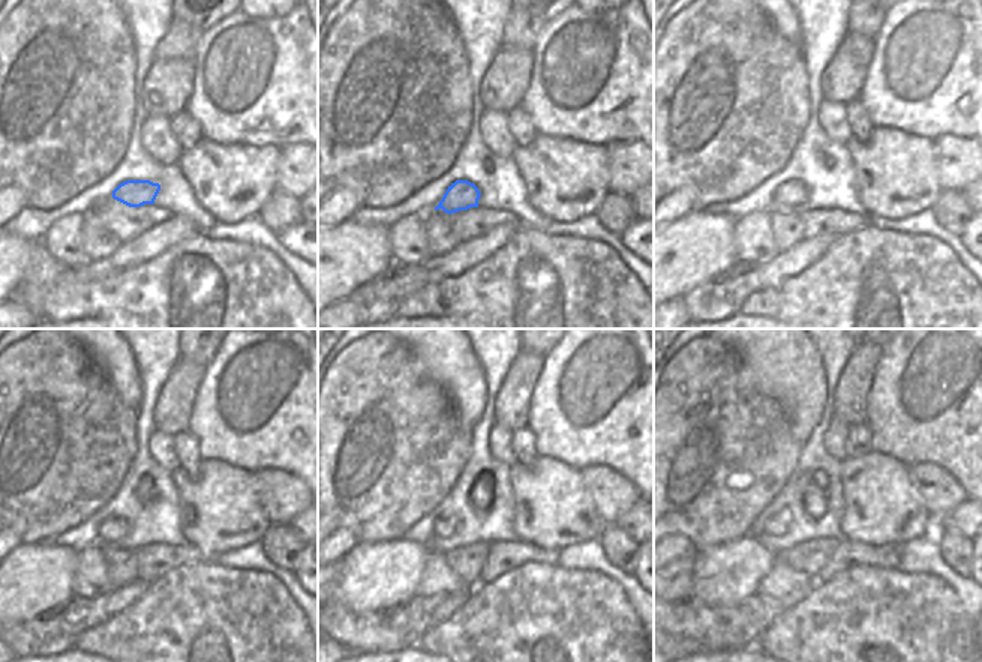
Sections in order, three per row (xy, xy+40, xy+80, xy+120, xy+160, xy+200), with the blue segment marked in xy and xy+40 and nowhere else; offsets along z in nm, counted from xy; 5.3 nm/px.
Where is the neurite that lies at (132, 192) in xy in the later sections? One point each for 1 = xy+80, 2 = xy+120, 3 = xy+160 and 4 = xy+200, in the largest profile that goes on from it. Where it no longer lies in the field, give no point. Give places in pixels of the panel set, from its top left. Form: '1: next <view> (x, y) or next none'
1: next xy+80 (793, 192)
2: next xy+120 (111, 530)
3: next xy+160 (446, 527)
4: next xy+200 (777, 526)

